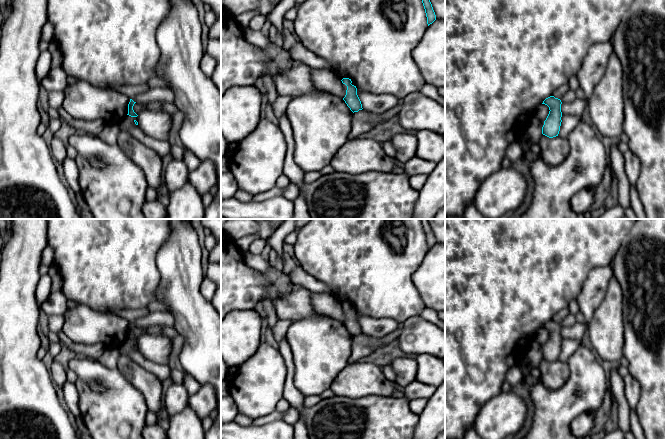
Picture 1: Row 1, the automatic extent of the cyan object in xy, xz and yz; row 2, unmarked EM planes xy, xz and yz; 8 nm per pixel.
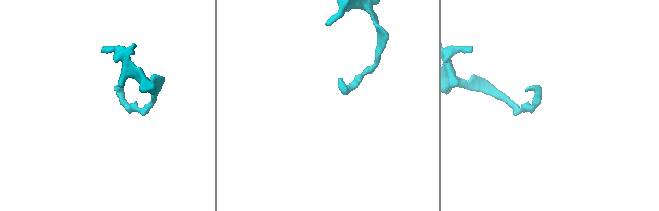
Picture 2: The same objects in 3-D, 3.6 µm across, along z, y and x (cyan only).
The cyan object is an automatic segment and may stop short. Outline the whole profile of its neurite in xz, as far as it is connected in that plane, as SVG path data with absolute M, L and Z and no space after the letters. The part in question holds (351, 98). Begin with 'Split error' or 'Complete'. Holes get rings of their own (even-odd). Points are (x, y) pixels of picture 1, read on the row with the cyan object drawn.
Complete. M343 78L341 81L343 84L347 86L346 95L343 98L347 106L353 113L362 110L363 109L362 104L357 95L357 88L356 86L351 84L352 83L351 79Z

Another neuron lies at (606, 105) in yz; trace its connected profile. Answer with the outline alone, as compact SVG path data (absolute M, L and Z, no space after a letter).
M613 52L600 82L588 99L590 118L603 136L620 138L624 125L622 65Z

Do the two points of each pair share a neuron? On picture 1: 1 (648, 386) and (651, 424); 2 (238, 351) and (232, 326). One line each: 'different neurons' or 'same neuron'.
1: same neuron
2: same neuron

